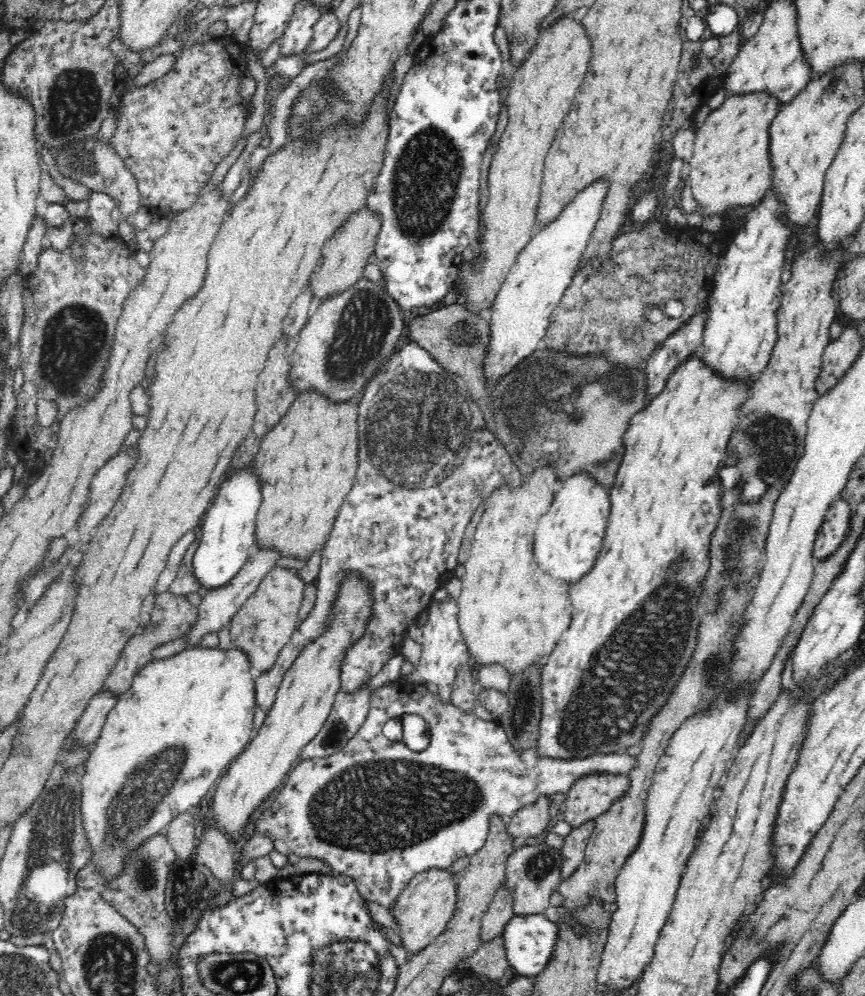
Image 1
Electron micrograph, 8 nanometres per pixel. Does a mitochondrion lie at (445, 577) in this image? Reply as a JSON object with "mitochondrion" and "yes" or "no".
{"mitochondrion":"no"}

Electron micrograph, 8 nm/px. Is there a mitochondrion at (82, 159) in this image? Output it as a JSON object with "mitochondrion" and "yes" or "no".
{"mitochondrion":"yes"}

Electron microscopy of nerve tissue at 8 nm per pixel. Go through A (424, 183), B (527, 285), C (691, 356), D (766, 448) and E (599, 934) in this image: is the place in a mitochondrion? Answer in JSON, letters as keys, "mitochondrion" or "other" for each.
{"A":"mitochondrion","B":"other","C":"other","D":"mitochondrion","E":"other"}

